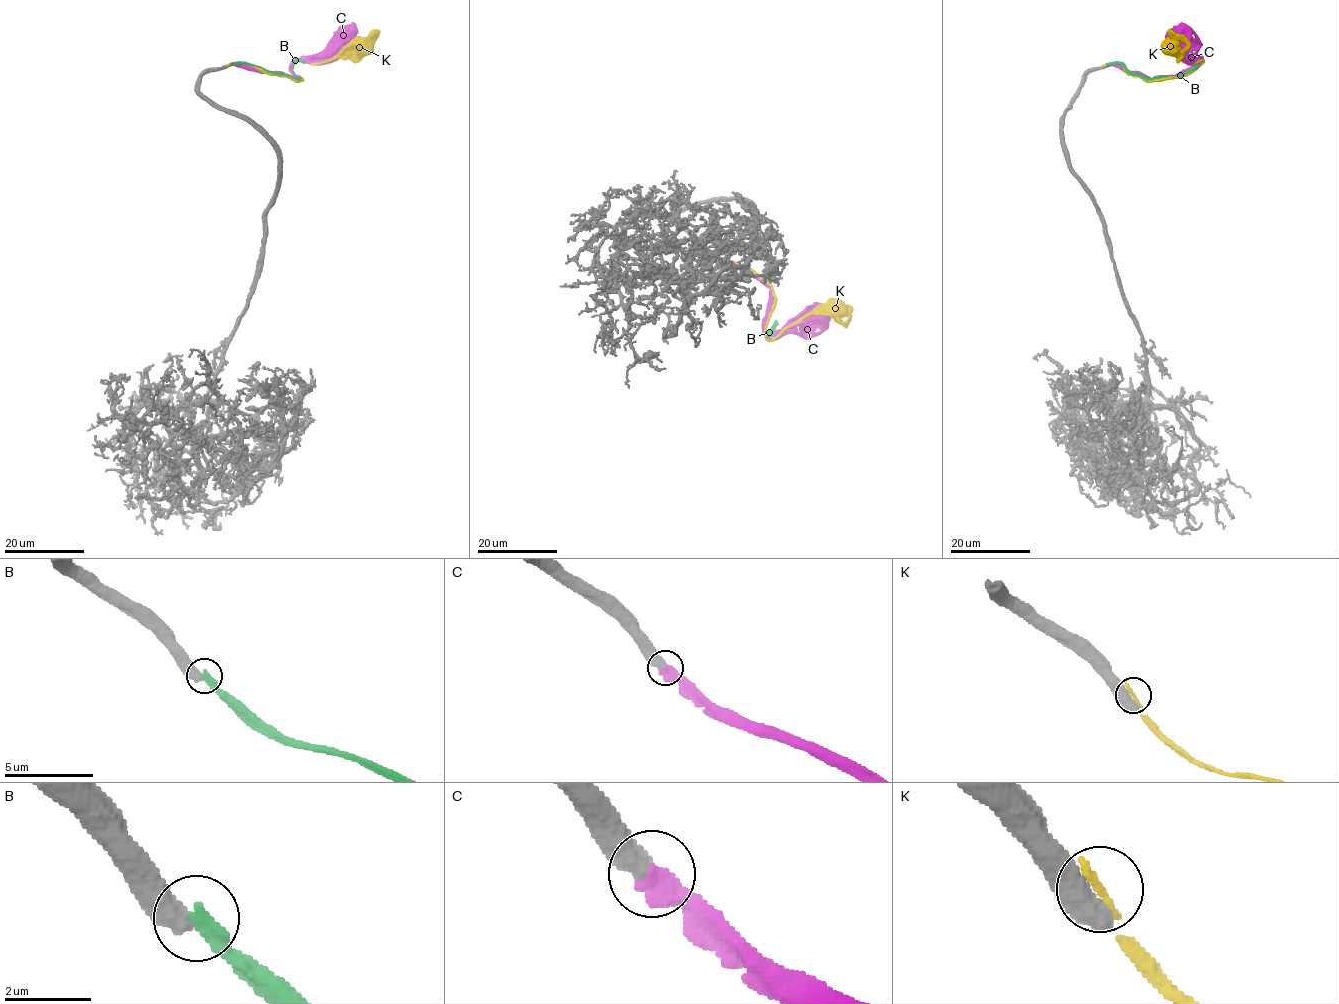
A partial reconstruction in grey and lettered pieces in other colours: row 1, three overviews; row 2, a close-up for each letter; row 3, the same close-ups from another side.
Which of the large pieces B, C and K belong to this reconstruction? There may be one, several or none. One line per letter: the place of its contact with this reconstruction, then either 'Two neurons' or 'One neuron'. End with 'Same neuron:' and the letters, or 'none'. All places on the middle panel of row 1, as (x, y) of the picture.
B: Touches grey at (703, 245). Two neurons
C: Touches grey at (702, 246). One neuron
K: Touches grey at (701, 242). Two neurons
Same neuron: C

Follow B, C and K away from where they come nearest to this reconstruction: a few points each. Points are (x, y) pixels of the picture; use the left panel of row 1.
B: (230, 64), (246, 63), (298, 78), (292, 70), (293, 61), (299, 59), (303, 62)
C: (230, 64), (281, 72), (297, 78), (291, 70), (295, 60), (314, 60), (335, 40), (348, 40), (357, 30)
K: (229, 64), (241, 62), (298, 80), (292, 65), (297, 60), (320, 63), (352, 55), (379, 31)

